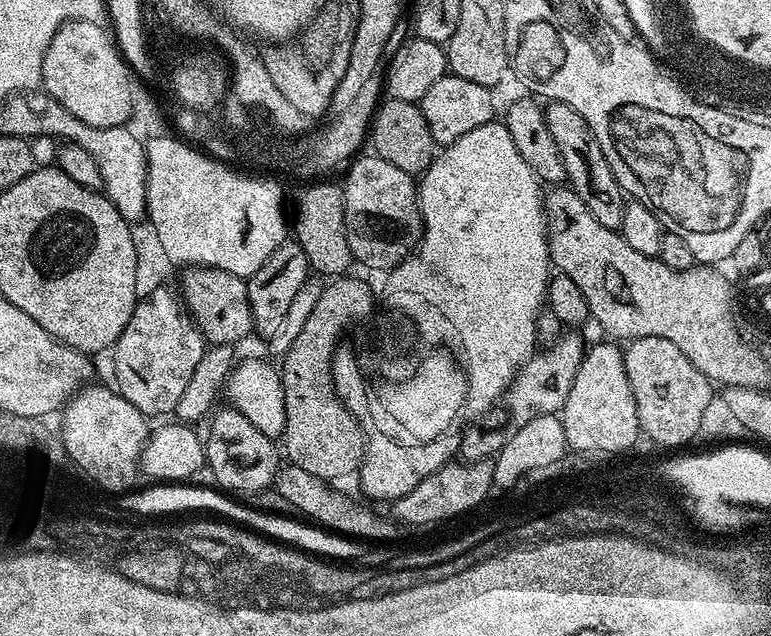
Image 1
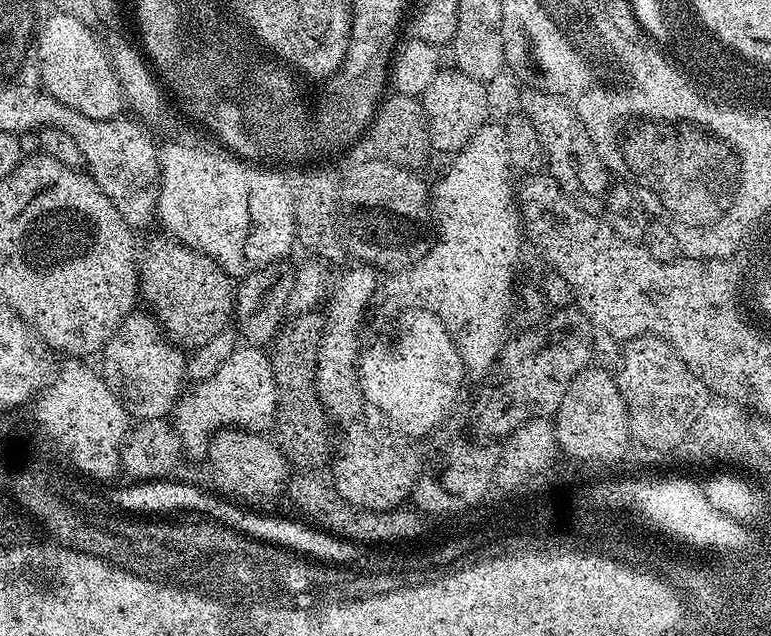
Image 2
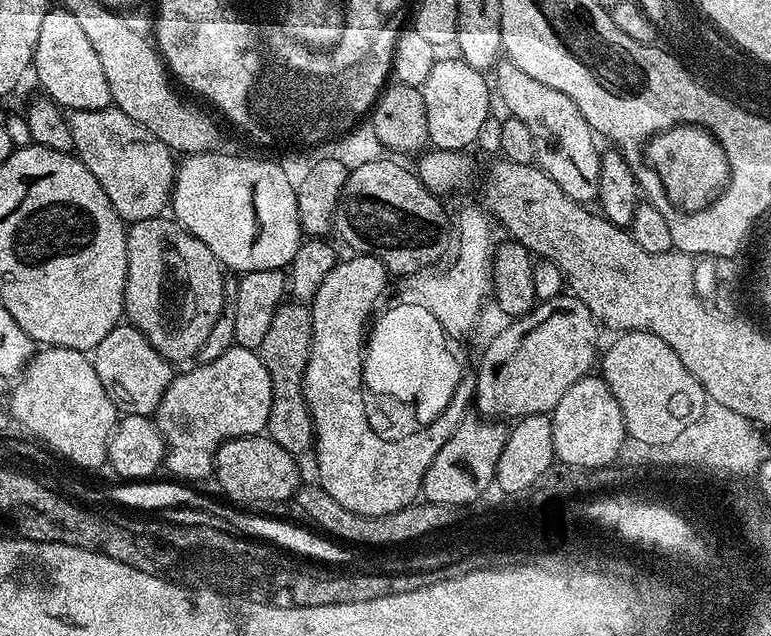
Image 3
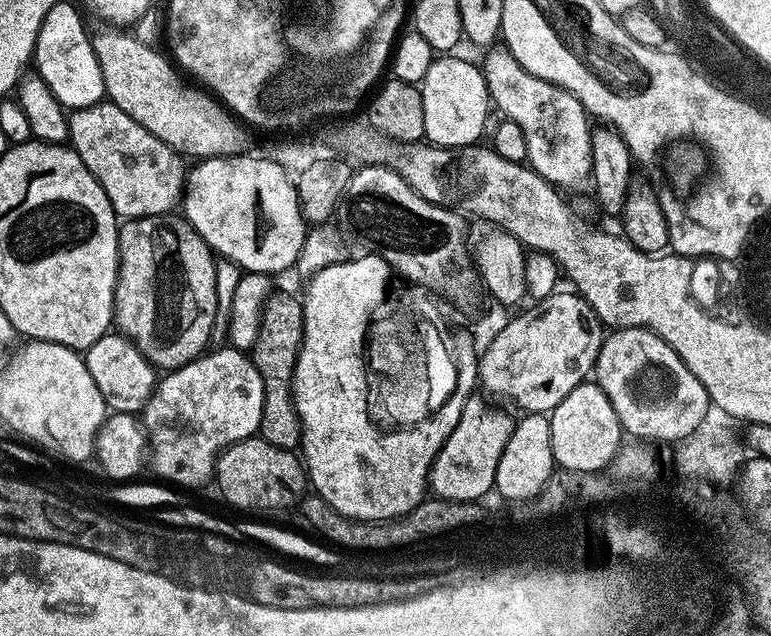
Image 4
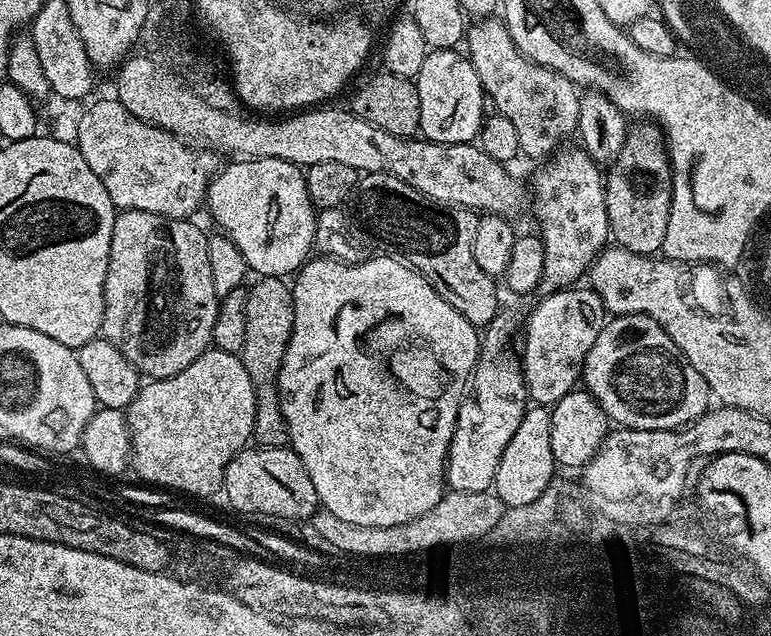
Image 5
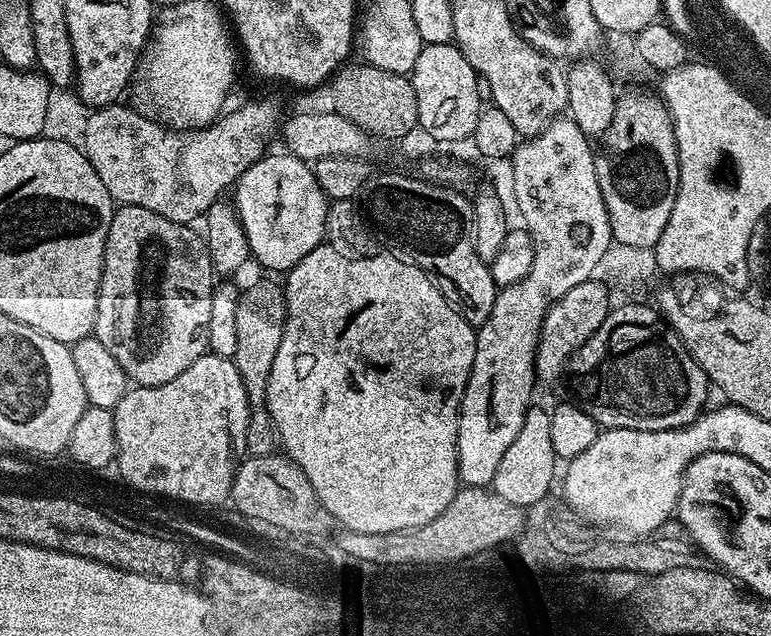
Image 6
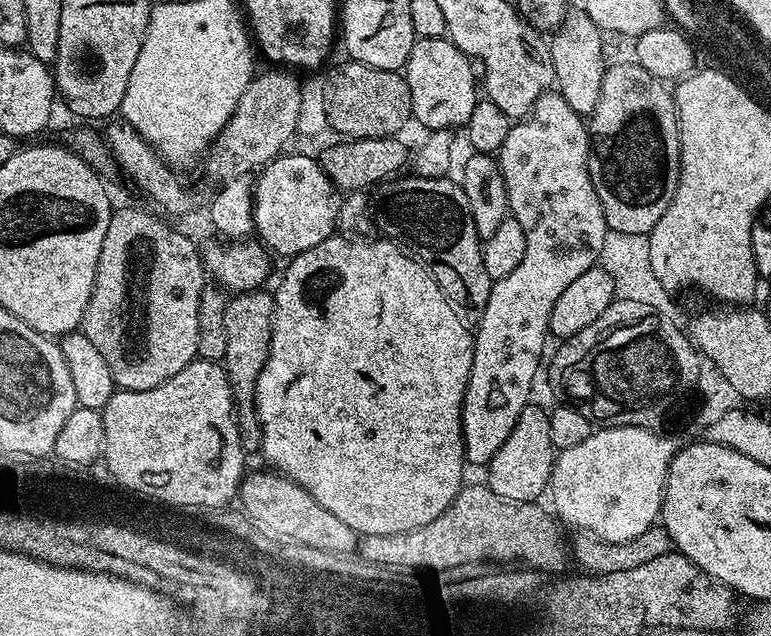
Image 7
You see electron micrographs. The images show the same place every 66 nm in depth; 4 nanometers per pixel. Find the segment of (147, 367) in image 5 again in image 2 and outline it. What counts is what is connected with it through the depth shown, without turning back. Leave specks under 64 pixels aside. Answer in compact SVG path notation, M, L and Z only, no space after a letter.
M168 242L161 248L156 248L148 256L148 261L143 261L142 275L138 280L138 288L142 293L149 309L154 313L159 325L164 330L165 336L172 339L177 345L192 344L193 349L200 348L214 334L225 331L227 322L234 312L234 280L225 272L224 267L214 262L206 254L188 248L179 242Z

